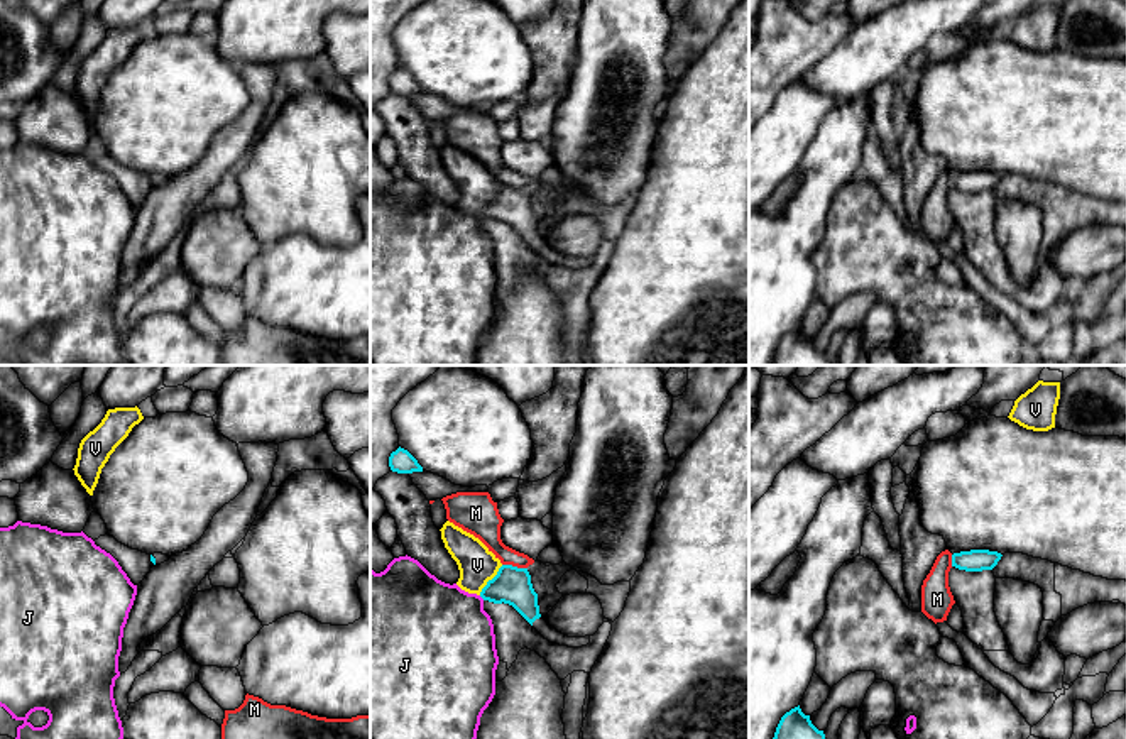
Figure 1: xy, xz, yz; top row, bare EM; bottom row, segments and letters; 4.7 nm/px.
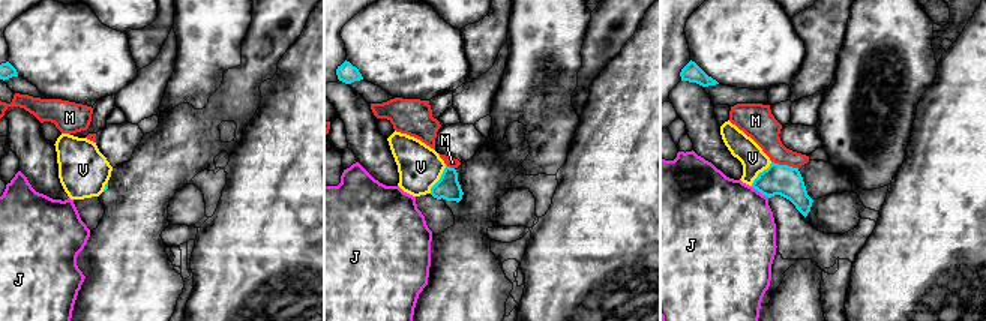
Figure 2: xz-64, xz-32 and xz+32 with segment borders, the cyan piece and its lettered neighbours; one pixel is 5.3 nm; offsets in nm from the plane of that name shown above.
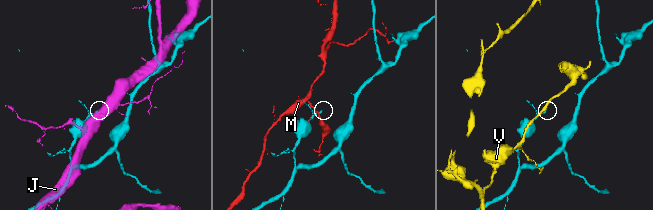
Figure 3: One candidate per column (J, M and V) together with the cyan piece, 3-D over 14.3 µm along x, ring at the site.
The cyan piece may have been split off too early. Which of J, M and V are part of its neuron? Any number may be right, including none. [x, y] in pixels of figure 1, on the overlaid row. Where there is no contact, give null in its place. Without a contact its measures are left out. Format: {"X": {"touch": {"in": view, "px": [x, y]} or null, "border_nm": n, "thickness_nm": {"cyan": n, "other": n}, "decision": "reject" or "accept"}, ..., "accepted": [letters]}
{"J": {"touch": {"in": "xz", "px": [482, 597]}, "border_nm": 40, "thickness_nm": {"cyan": 180, "other": 440}, "decision": "reject"}, "M": {"touch": {"in": "xz", "px": [514, 567]}, "border_nm": 120, "thickness_nm": {"cyan": 180, "other": 150}, "decision": "reject"}, "V": {"touch": {"in": "xz", "px": [489, 580]}, "border_nm": 180, "thickness_nm": {"cyan": 180, "other": 180}, "decision": "reject"}, "accepted": []}

